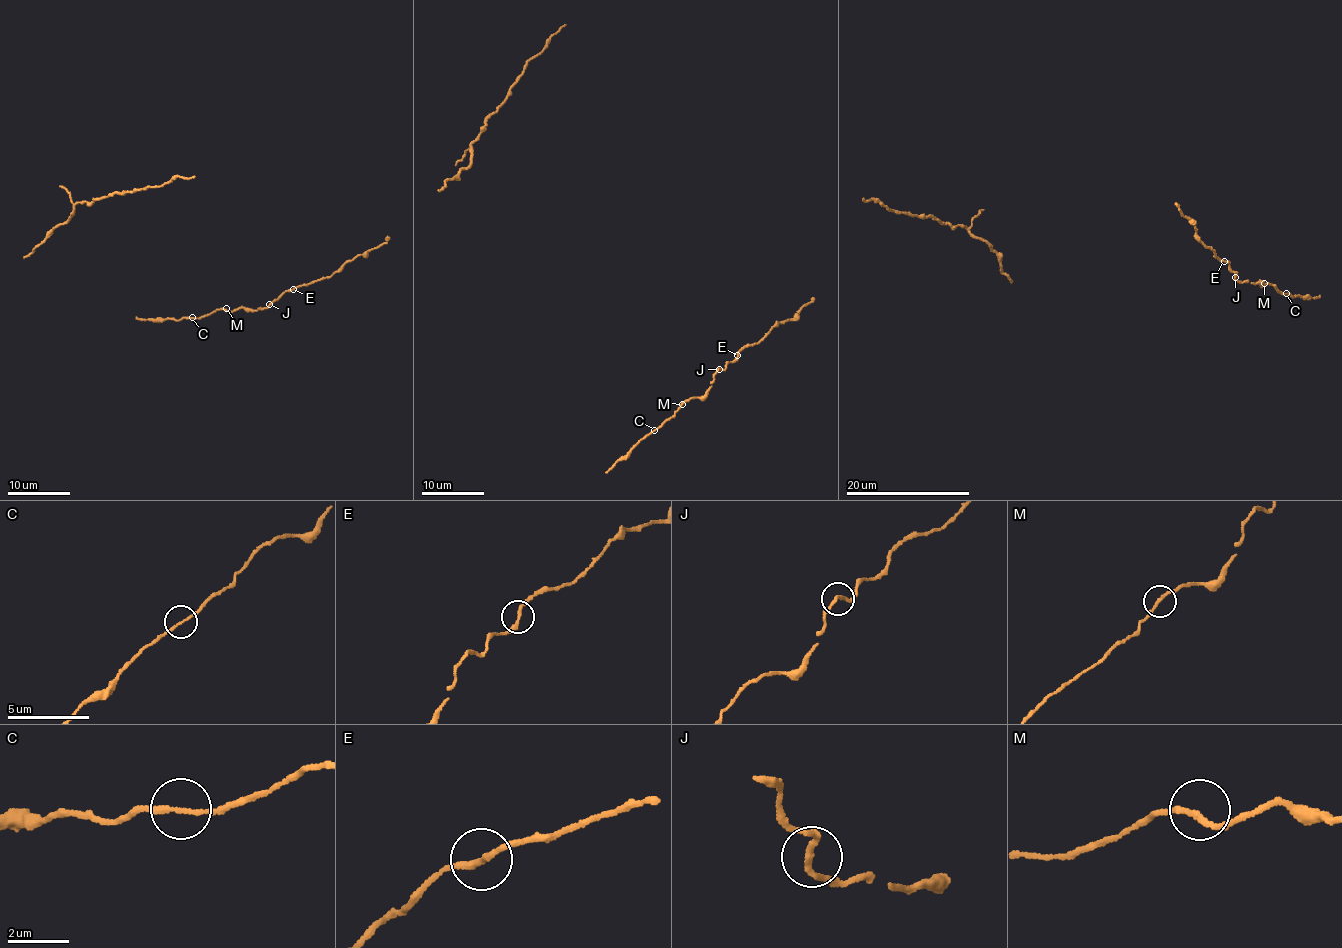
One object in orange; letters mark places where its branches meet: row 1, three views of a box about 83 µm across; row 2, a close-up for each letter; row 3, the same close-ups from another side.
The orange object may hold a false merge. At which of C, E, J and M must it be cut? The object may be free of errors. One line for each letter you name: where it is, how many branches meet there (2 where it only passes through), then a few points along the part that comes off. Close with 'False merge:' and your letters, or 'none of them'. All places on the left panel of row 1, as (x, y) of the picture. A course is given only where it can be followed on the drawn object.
E: Place: (293, 289). Branches: 2. Course of the part to remove: (293, 289), (328, 277), (349, 261), (383, 244), (387, 236)
False merge: E

